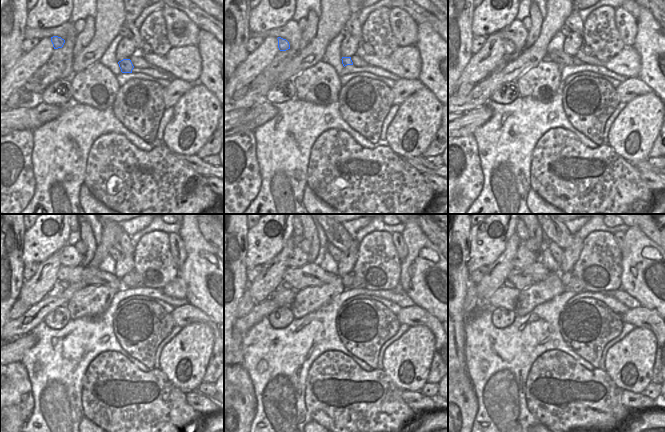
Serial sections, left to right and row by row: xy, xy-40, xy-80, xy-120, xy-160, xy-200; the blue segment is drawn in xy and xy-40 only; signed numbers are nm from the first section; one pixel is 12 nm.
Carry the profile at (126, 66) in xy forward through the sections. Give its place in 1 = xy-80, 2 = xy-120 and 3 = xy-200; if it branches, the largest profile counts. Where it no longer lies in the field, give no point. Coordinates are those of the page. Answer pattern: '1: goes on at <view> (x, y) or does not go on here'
1: goes on at xy-80 (560, 57)
2: goes on at xy-120 (91, 276)
3: goes on at xy-200 (522, 278)

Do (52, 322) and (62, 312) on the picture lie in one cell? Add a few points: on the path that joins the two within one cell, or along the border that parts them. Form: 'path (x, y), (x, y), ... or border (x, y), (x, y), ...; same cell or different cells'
path (54, 320), (60, 314); same cell

